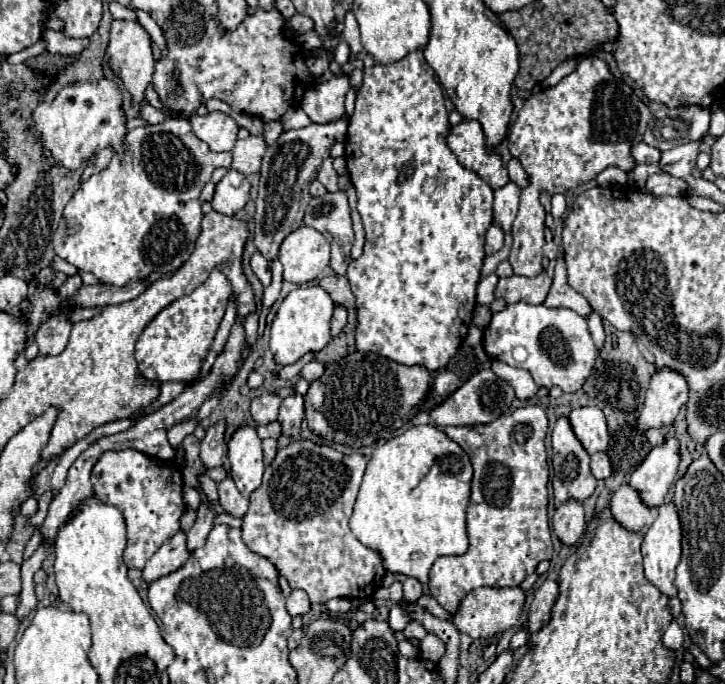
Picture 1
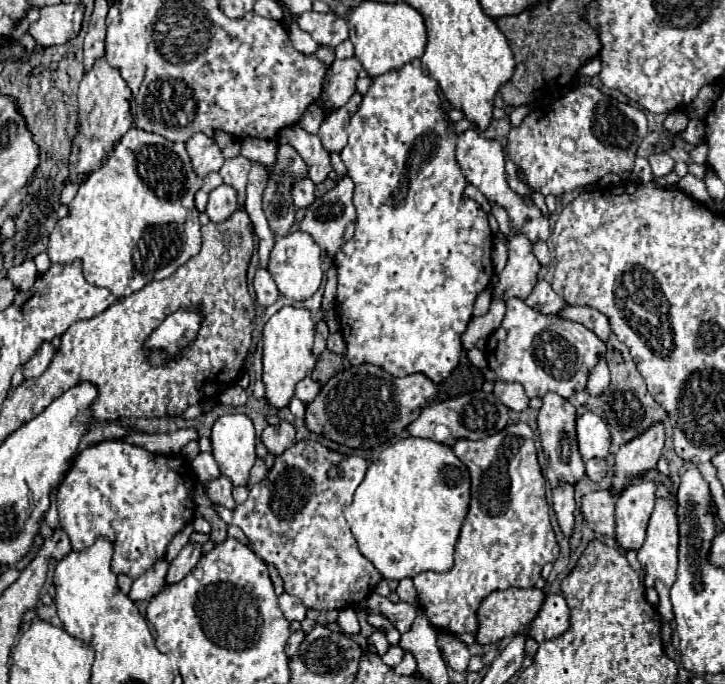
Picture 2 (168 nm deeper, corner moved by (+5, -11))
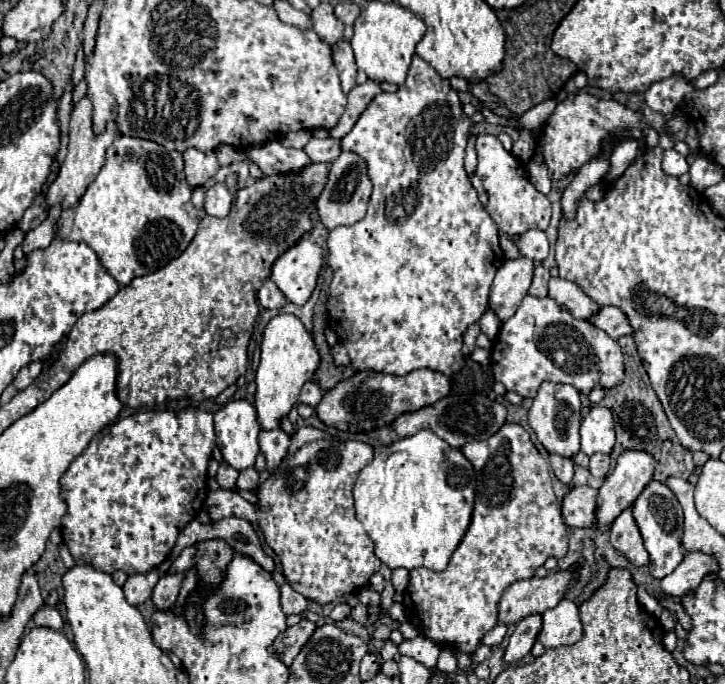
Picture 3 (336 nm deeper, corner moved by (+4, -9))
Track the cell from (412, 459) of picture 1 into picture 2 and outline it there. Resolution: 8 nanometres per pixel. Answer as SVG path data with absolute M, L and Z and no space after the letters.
M405 438L405 440L399 440L395 442L393 446L385 448L377 460L373 460L367 468L367 474L363 478L363 482L359 484L359 488L355 490L355 498L353 498L353 504L345 510L345 518L347 518L347 524L351 528L351 534L355 536L357 544L359 544L359 552L369 560L373 562L373 566L381 572L381 576L385 580L403 580L403 578L415 578L417 574L421 572L427 572L427 570L433 570L433 572L449 572L453 568L453 560L455 560L455 542L459 538L459 530L461 530L461 524L467 516L467 508L469 508L469 472L467 472L467 466L453 454L453 450L445 444L439 444L435 440L427 440L427 438Z

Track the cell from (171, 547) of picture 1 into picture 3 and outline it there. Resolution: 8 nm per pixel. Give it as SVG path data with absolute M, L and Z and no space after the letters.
M152 570L152 572L146 572L146 574L134 574L134 576L130 576L130 578L124 582L124 586L122 586L128 604L138 606L138 604L146 602L146 600L150 598L152 588L156 586L158 578L160 578L158 570Z

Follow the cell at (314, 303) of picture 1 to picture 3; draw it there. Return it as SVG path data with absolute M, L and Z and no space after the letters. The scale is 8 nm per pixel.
M278 314L268 322L260 348L262 348L262 354L260 354L260 364L254 378L256 382L254 406L256 406L258 422L262 430L274 430L280 426L280 420L298 402L298 394L302 386L308 380L312 380L320 364L320 356L312 336L306 332L304 324L292 314Z

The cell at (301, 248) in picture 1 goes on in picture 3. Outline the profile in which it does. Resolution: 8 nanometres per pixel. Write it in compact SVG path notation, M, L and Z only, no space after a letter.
M302 238L276 260L270 278L292 304L302 306L316 288L322 264L322 248L310 242L310 238Z

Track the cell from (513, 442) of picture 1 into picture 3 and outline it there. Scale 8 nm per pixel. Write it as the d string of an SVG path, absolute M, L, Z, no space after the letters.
M506 422L492 438L464 444L462 454L472 462L478 480L472 522L456 552L452 554L446 570L410 570L410 582L404 590L402 604L408 622L416 626L420 634L436 644L450 644L466 654L474 654L484 634L498 624L498 602L502 592L518 580L532 578L536 568L540 568L548 556L562 558L568 552L568 526L562 520L560 504L552 490L550 464L540 456L530 440L530 434L520 424Z

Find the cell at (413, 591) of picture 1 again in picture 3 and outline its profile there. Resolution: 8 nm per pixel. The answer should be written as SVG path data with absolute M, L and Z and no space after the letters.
M404 568L392 570L392 584L394 584L394 588L396 588L398 592L402 592L402 590L408 586L408 578L410 578L408 570L404 570Z

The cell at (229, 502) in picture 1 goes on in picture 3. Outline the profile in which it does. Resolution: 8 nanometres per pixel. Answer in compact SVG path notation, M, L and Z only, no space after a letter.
M220 462L218 474L216 474L216 480L218 480L220 488L224 488L224 490L234 490L236 478L238 478L238 470L232 468L232 466L228 466L226 462Z

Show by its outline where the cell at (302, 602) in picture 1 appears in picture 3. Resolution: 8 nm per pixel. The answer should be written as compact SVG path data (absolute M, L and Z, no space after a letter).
M288 582L280 588L280 592L282 592L282 610L286 616L302 614L306 610L308 600L302 594L298 594L296 590L292 590L292 586Z

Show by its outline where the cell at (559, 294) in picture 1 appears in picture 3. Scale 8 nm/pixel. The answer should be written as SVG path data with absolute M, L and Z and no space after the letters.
M602 306L600 314L596 314L596 318L590 318L590 322L594 322L594 326L604 330L614 340L634 332L626 314L616 306Z

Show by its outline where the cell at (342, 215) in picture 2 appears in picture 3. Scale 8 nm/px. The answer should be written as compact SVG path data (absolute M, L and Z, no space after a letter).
M342 152L330 168L330 176L328 176L328 184L324 188L324 192L320 194L316 208L318 208L318 216L322 220L322 224L332 230L336 226L350 226L356 224L358 220L364 218L366 214L366 204L370 200L370 192L372 192L372 182L368 178L368 168L366 162L354 154L354 152Z

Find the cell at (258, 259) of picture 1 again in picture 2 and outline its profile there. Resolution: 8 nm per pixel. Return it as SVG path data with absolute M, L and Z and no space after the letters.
M259 268L255 278L253 278L253 286L255 286L255 294L257 294L257 302L261 306L271 306L277 296L279 296L279 290L277 290L277 284L273 282L271 274L265 270L265 268Z

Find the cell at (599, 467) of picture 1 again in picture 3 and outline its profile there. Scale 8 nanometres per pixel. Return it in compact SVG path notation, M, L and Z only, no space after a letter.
M592 454L588 468L590 468L592 476L604 478L610 470L610 454Z

